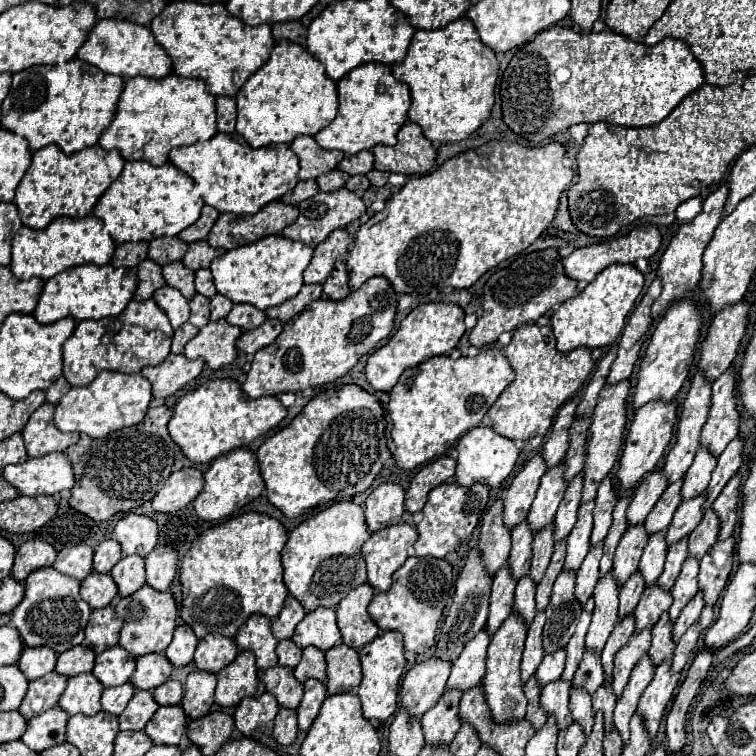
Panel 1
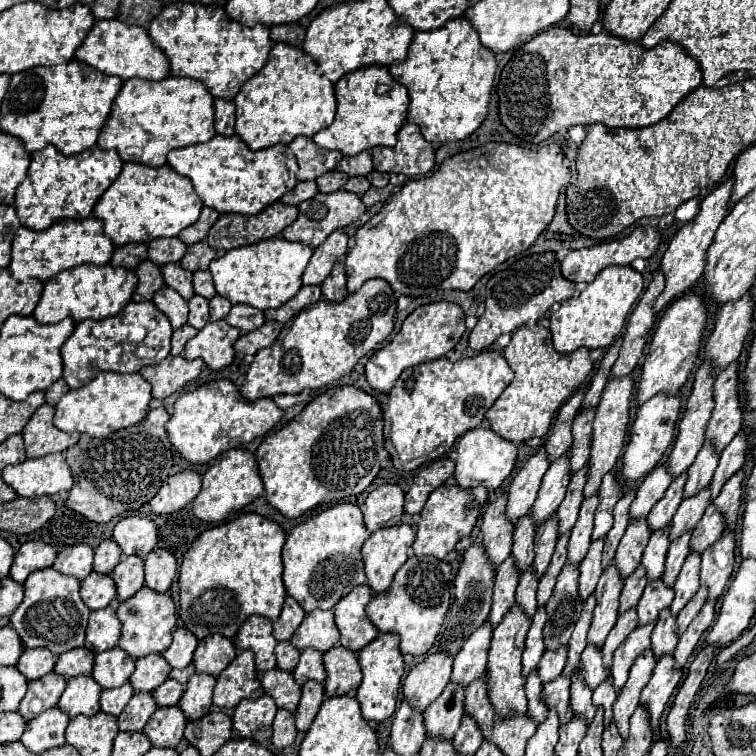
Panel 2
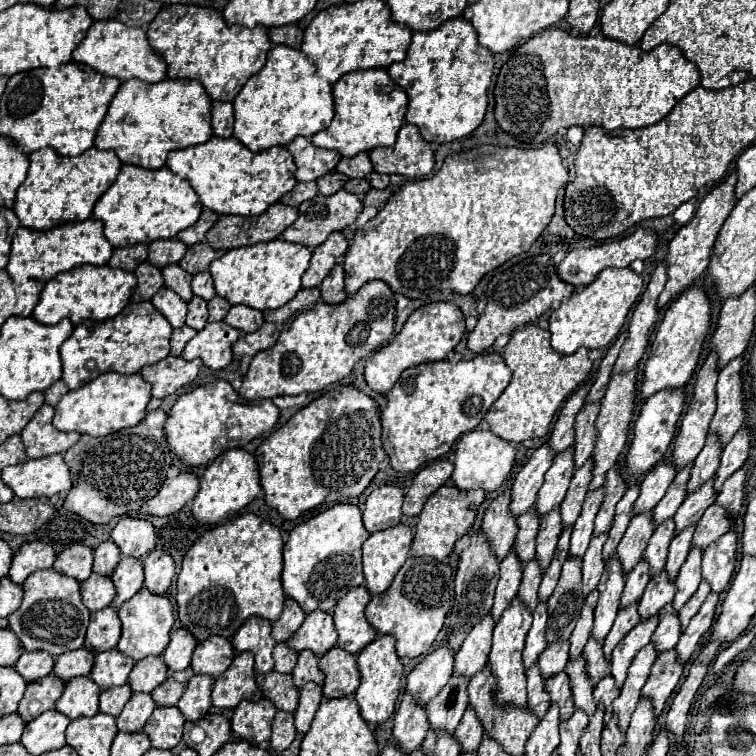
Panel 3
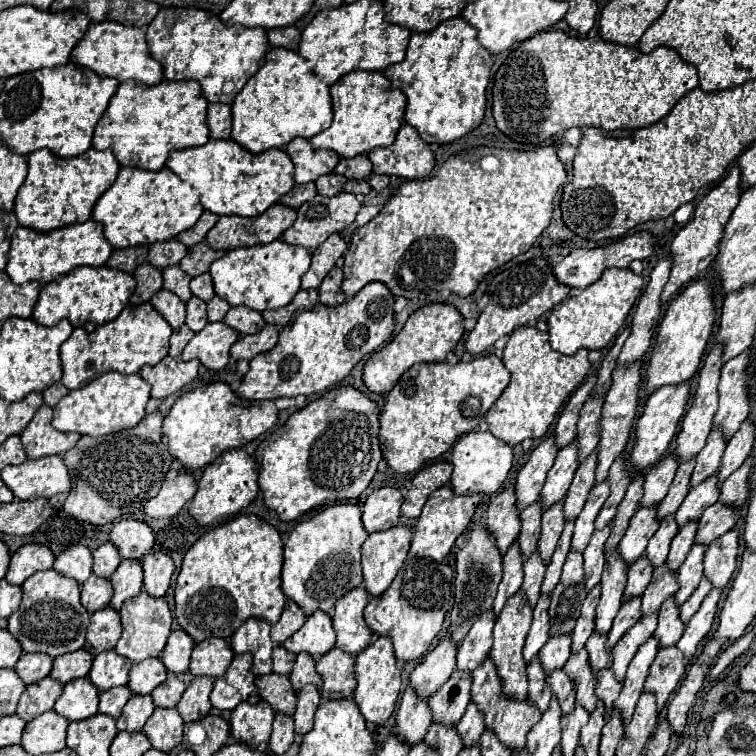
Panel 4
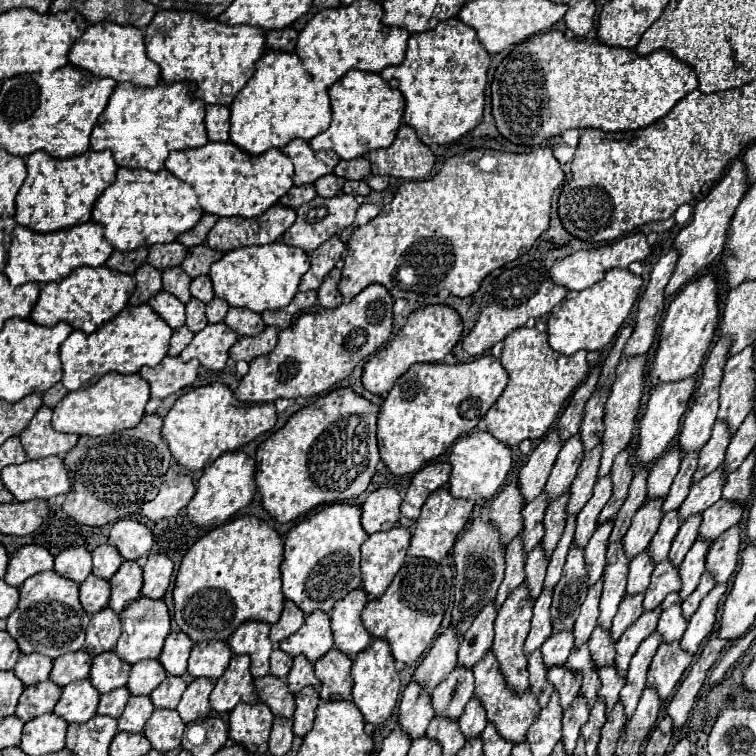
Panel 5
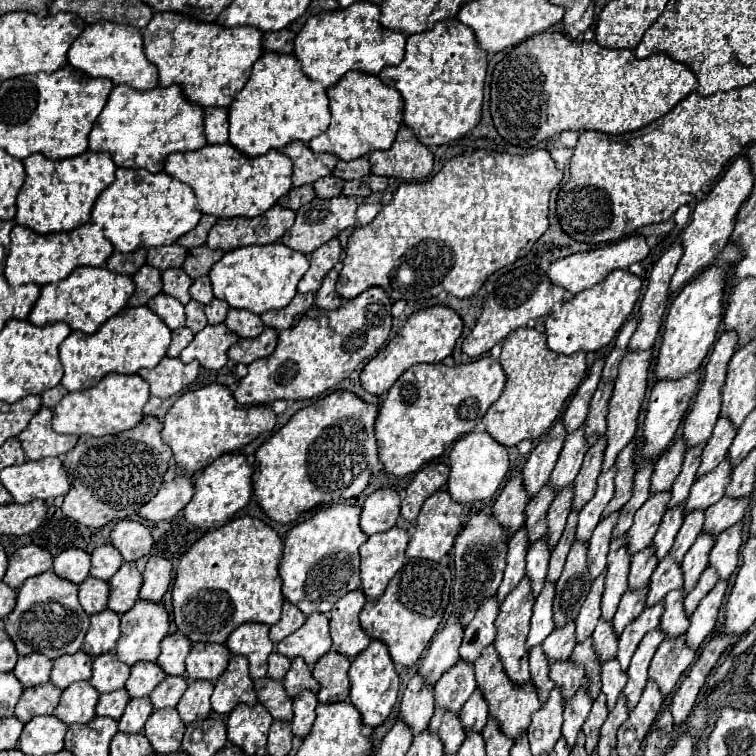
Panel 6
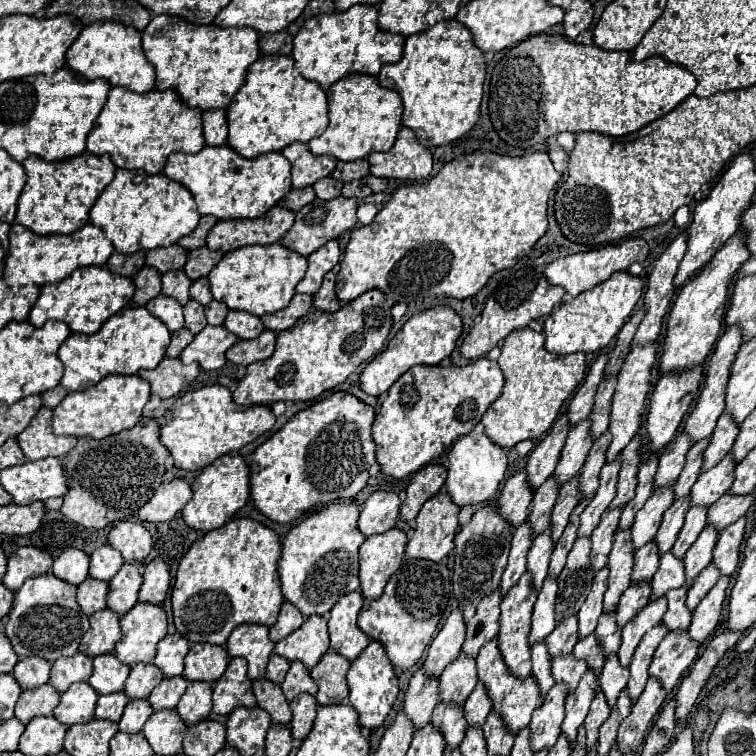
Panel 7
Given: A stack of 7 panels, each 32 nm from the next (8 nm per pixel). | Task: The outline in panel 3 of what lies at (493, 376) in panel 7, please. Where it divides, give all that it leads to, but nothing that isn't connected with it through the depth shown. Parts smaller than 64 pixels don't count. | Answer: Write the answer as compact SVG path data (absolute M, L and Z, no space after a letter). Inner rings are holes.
M480 354L474 360L462 360L456 366L452 366L448 360L440 360L404 370L394 388L386 394L388 402L382 410L382 448L390 460L390 466L398 472L414 472L424 464L450 452L454 440L458 440L462 434L474 430L480 424L488 408L508 386L510 376L512 372L498 354Z

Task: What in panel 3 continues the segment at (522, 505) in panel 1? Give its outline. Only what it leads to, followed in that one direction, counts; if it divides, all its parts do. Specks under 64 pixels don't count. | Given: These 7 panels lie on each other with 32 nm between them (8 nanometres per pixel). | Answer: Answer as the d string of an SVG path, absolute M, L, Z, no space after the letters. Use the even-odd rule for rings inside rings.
M546 442L534 450L530 460L518 472L512 486L512 508L510 508L516 516L526 512L536 502L538 490L544 482L544 474L552 466L552 460L554 460L554 452L552 448L548 448Z

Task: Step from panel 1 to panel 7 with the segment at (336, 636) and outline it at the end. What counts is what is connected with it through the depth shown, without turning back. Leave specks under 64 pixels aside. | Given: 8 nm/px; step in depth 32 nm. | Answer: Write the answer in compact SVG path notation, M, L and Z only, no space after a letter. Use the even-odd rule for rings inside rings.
M310 616L296 632L280 640L274 648L276 654L294 662L300 660L308 670L314 668L328 650L328 626L324 616Z

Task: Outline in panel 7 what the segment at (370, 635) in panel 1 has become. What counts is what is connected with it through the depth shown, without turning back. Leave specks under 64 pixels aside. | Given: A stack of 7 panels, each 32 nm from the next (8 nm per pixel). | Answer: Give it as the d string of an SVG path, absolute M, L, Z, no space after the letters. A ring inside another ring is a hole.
M352 592L332 608L328 618L330 632L330 650L348 658L350 662L360 656L360 652L370 644L368 636L356 626L358 612L362 608L362 594Z

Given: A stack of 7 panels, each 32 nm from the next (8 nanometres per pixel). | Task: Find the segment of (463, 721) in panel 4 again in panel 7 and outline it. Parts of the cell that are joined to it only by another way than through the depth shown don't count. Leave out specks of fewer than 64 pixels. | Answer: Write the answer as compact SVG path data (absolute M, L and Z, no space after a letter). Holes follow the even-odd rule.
M478 682L476 688L472 690L472 696L468 696L468 700L464 702L468 726L482 726L490 710L492 710L492 700L488 696L488 690L482 682Z

